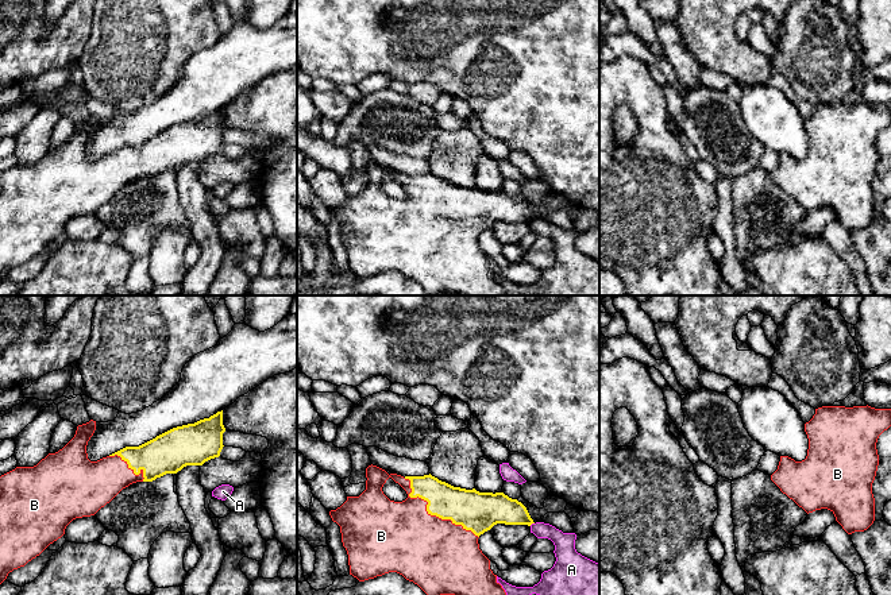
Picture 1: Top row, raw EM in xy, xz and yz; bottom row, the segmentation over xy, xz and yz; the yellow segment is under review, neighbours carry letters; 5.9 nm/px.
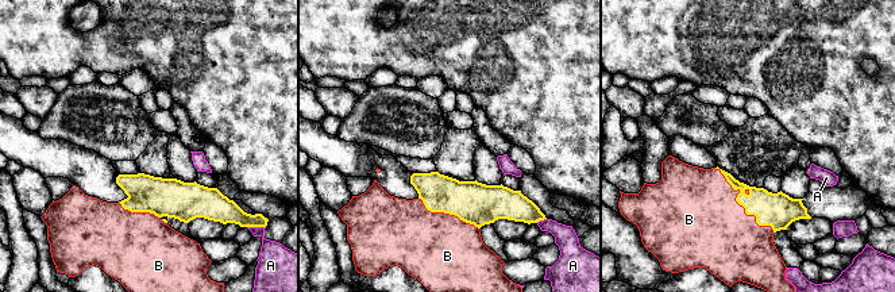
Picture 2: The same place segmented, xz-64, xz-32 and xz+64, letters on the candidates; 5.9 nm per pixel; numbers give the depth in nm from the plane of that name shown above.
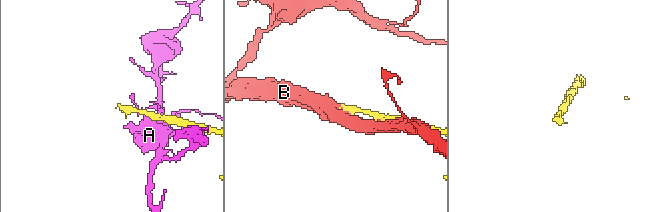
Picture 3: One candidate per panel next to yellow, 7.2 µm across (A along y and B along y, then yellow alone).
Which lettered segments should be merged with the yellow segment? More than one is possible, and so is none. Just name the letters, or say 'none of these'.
B

